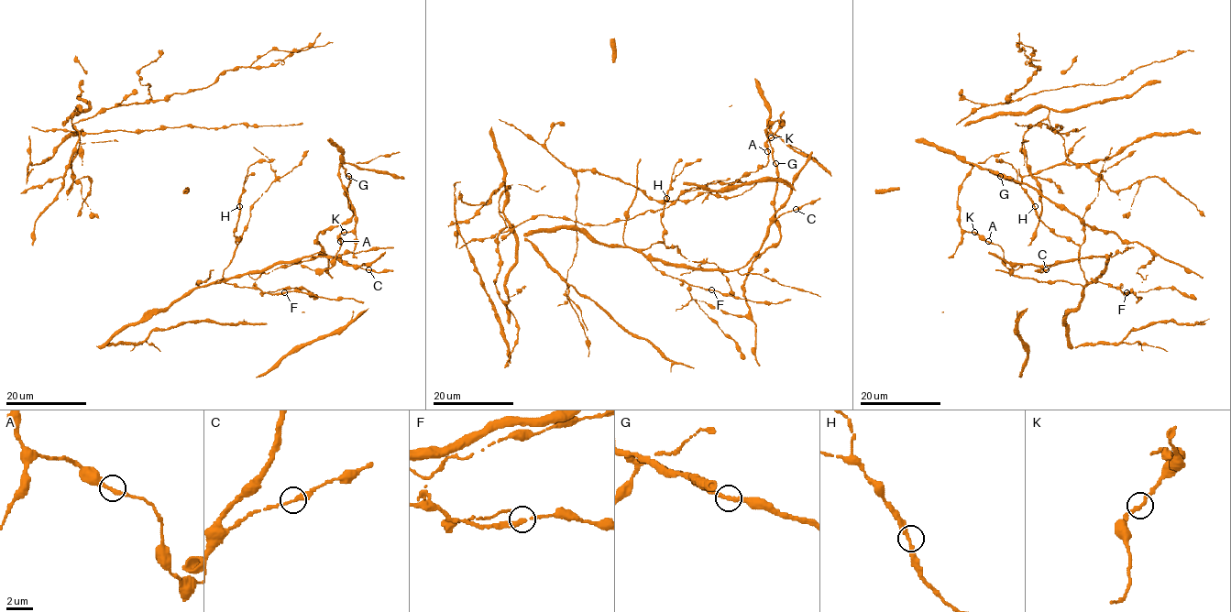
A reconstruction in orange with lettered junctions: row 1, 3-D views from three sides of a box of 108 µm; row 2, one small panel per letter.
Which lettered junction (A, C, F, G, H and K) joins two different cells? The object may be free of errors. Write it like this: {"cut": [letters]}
{"cut": []}

